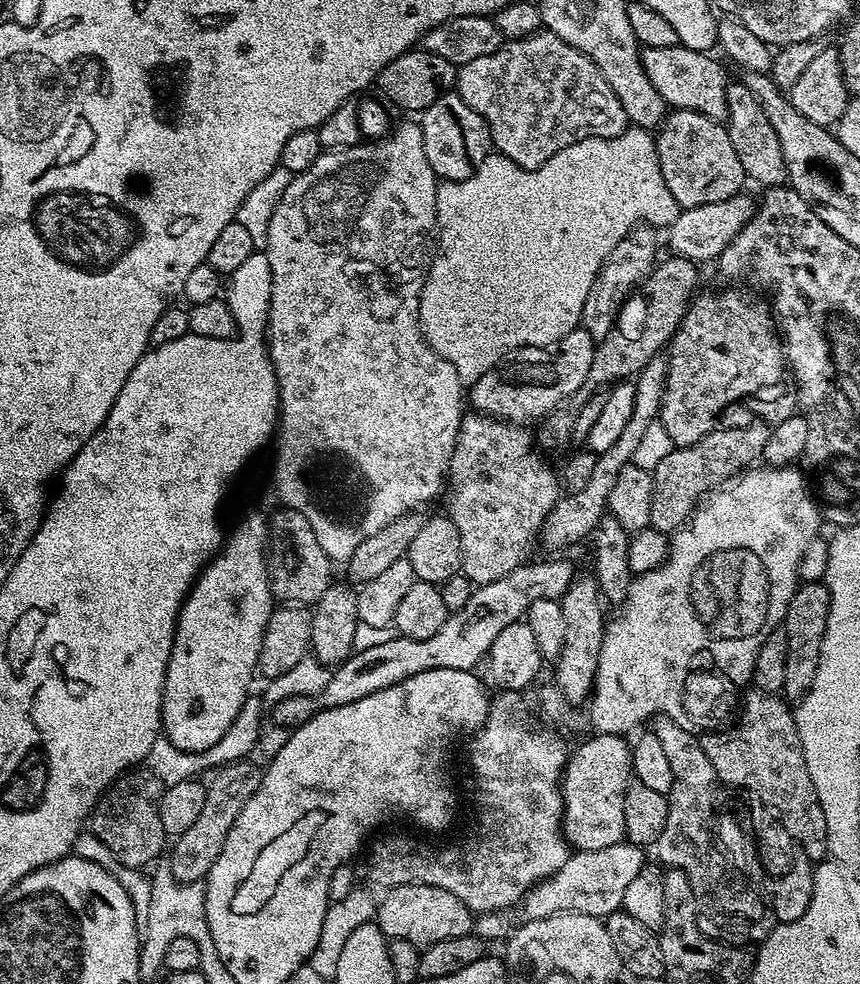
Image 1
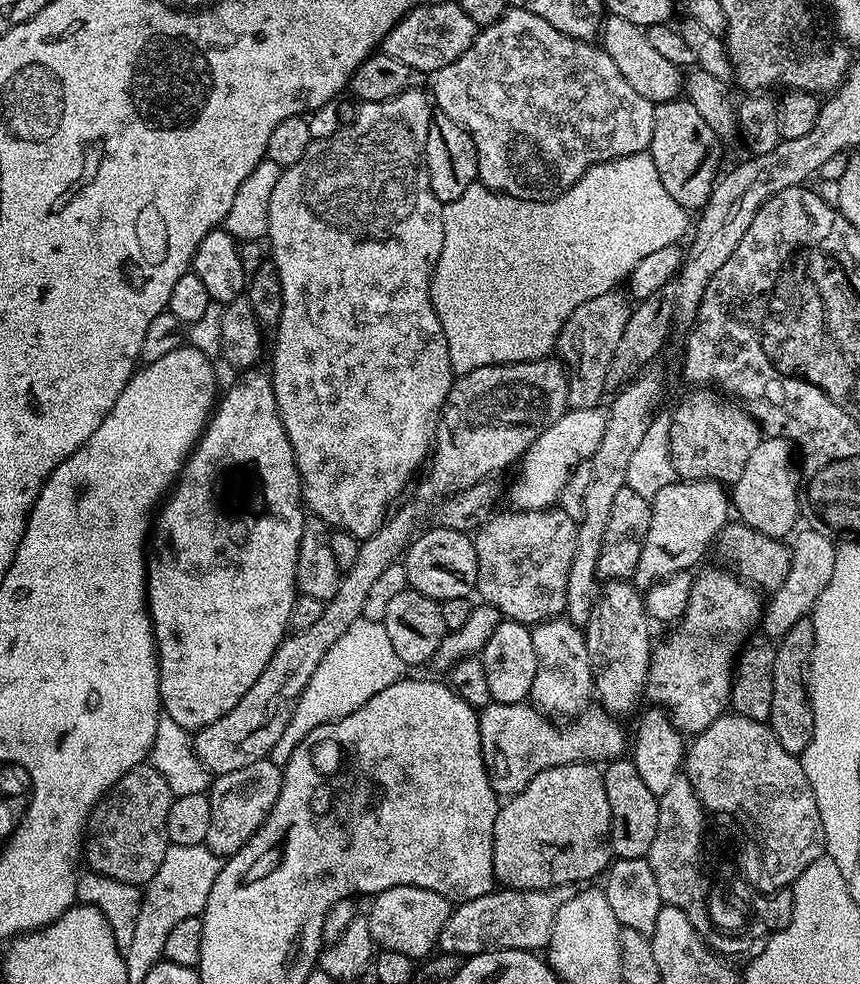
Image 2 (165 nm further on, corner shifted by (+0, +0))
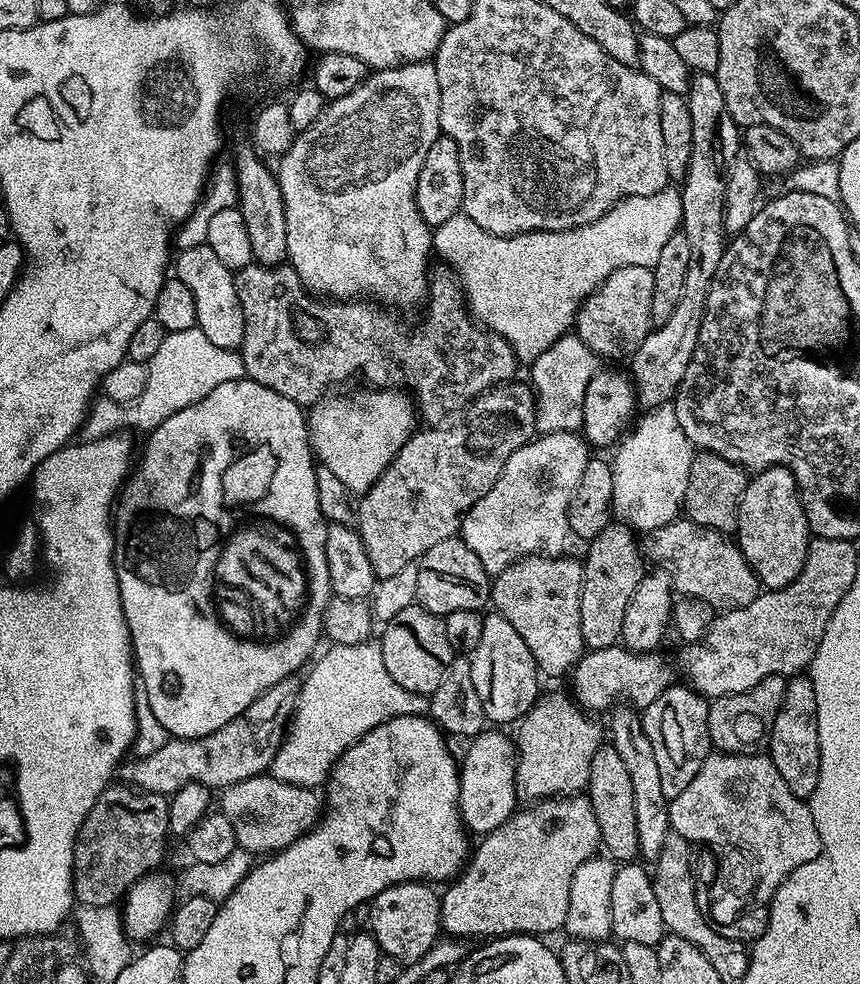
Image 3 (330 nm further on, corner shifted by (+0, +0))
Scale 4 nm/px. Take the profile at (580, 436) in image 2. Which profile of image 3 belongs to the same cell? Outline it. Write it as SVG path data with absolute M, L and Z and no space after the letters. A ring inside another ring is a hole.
M545 432L529 440L526 446L514 450L504 463L499 478L474 502L470 511L462 517L459 535L478 554L478 562L482 562L489 574L506 570L509 558L526 556L559 556L565 551L564 543L570 540L568 530L568 507L570 494L574 494L574 486L578 486L578 478L582 478L582 470L586 470L586 462L590 459L590 445L583 435L574 432Z

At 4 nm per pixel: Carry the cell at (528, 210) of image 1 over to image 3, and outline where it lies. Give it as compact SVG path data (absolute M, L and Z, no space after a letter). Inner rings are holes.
M669 186L660 192L654 194L646 194L645 196L628 196L624 200L619 200L607 214L600 220L594 220L589 224L583 224L577 228L570 230L562 230L561 232L523 232L517 236L495 236L486 230L482 230L482 226L478 226L478 222L474 222L469 216L457 214L454 218L449 218L447 222L435 225L432 233L432 247L435 255L441 256L443 263L456 273L456 278L460 282L460 288L464 291L464 303L477 324L485 327L488 331L498 334L506 340L512 347L517 361L521 365L531 365L532 361L538 358L538 354L542 354L546 350L550 350L550 346L557 340L559 336L565 335L576 323L576 311L580 309L585 298L592 295L600 284L606 278L610 278L610 274L614 274L614 270L625 268L626 266L646 266L652 269L658 262L662 251L662 245L682 228L682 202L680 201L680 193L675 187Z

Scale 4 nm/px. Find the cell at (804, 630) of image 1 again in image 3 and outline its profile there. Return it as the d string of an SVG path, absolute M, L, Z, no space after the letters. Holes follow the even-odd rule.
M797 674L785 683L784 701L772 723L766 741L767 755L772 757L778 774L786 778L786 786L801 798L811 797L818 786L820 747L818 746L818 698L814 698L814 686L807 675Z

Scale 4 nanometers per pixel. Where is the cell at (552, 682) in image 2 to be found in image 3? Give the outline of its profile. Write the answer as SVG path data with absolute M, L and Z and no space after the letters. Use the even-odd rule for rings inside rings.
M560 692L541 695L536 705L518 722L514 732L516 757L516 795L524 802L539 802L549 798L559 798L580 794L588 787L590 778L590 758L594 758L602 743L602 728L595 724L593 717L576 703L571 695Z

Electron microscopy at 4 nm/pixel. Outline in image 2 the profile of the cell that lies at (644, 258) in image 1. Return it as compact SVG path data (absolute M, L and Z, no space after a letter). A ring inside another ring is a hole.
M613 290L598 294L598 298L590 298L590 302L582 302L582 306L566 318L558 334L555 351L568 374L569 408L595 408L606 395L606 370L610 370L610 361L622 339L622 330L626 330L630 311L629 297L621 292Z

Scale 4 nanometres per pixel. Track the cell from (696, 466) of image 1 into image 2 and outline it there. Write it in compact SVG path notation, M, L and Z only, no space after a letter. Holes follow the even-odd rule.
M677 479L670 486L662 486L650 503L650 530L646 530L638 566L630 577L631 583L641 590L670 574L695 569L695 564L710 552L716 537L730 520L730 496L718 480Z

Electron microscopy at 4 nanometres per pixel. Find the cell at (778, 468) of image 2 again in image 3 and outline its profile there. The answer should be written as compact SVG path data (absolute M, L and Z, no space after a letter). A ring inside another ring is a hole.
M774 464L771 468L764 468L755 473L749 479L738 506L734 540L740 545L741 554L765 589L784 588L798 578L804 559L808 557L810 533L804 507L800 504L800 491L796 488L796 479L789 468L784 467L783 464Z

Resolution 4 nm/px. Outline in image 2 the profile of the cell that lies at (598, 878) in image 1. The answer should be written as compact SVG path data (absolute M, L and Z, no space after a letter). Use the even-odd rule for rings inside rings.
M564 884L536 891L498 888L480 898L461 901L439 935L437 949L467 958L500 949L539 951L549 942L550 917L575 896L573 885Z

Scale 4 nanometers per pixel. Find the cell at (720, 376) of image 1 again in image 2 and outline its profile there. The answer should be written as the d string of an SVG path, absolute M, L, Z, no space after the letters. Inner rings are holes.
M700 386L692 390L681 404L670 412L670 462L679 479L718 480L725 486L731 486L742 474L750 454L754 454L755 448L760 444L762 429L756 417L746 410L735 412L734 409L728 408L723 398L725 399L719 391Z

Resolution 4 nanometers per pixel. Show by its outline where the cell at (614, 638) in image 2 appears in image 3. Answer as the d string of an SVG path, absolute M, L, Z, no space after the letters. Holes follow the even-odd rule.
M639 711L611 713L612 721L606 724L606 732L610 737L610 743L626 766L630 774L630 783L634 786L634 815L638 818L638 846L640 856L645 861L654 862L670 835L668 823L668 799L662 794L662 777L658 771L658 762L654 758L654 746L650 746L650 738L646 734Z

